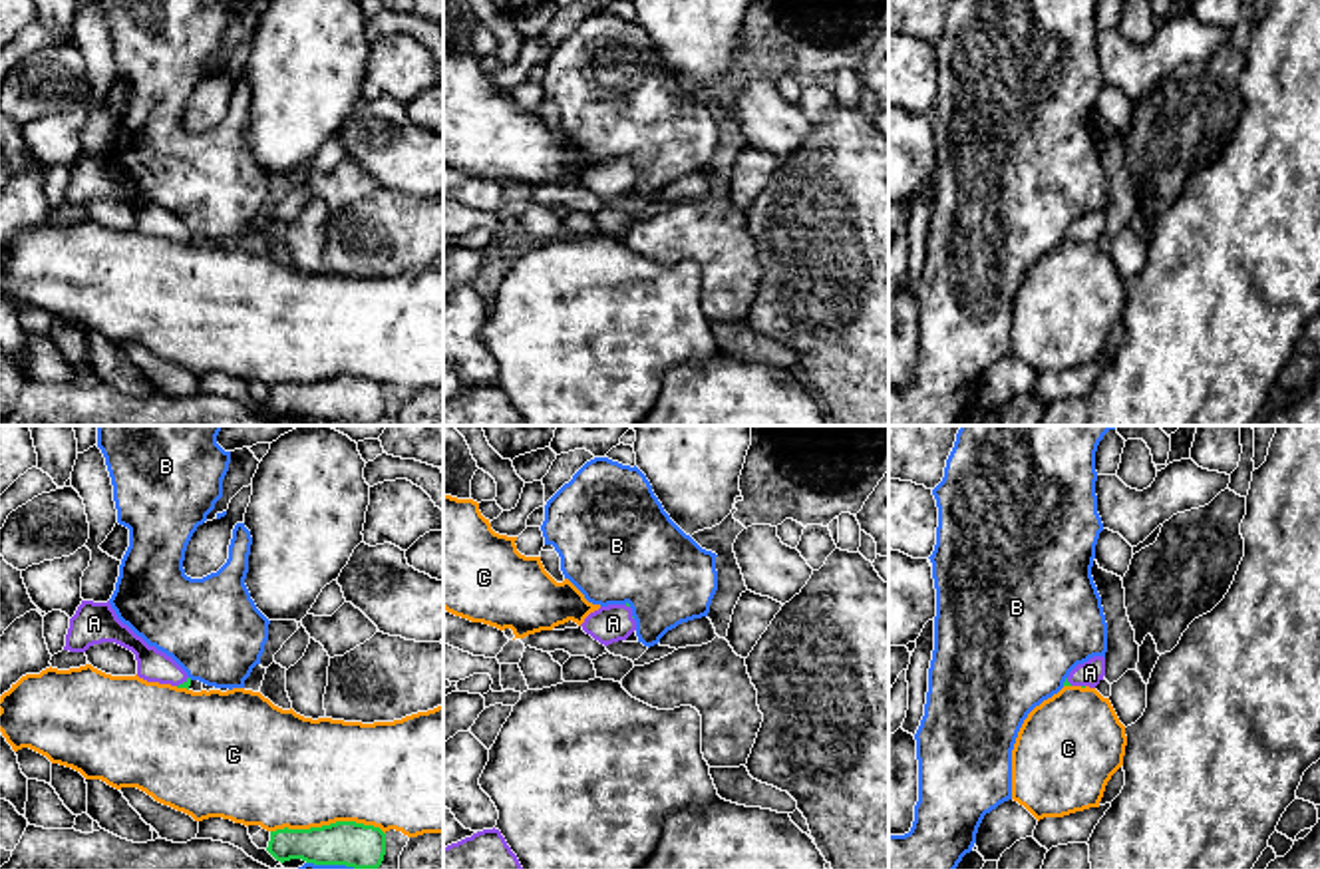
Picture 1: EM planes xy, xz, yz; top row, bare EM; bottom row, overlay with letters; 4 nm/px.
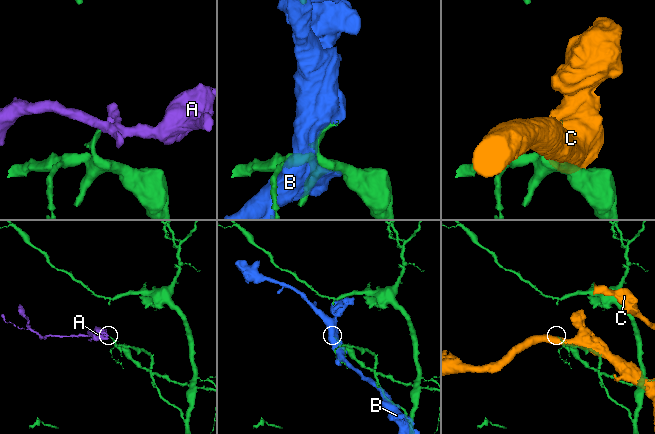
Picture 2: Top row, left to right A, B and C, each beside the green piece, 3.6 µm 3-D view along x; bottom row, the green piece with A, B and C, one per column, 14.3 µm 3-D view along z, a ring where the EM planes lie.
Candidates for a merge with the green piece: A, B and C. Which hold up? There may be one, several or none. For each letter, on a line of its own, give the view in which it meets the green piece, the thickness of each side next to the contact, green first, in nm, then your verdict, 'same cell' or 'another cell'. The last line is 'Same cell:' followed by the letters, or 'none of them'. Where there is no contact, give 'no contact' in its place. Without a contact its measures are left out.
A: meets green in xy; 30 nm thick on the green side, 130 nm on the other; another cell
B: meets green in xy; 180 nm thick on the green side, 30 nm on the other; another cell
C: meets green in xy; 180 nm thick on the green side, 440 nm on the other; another cell
Same cell: none of them

